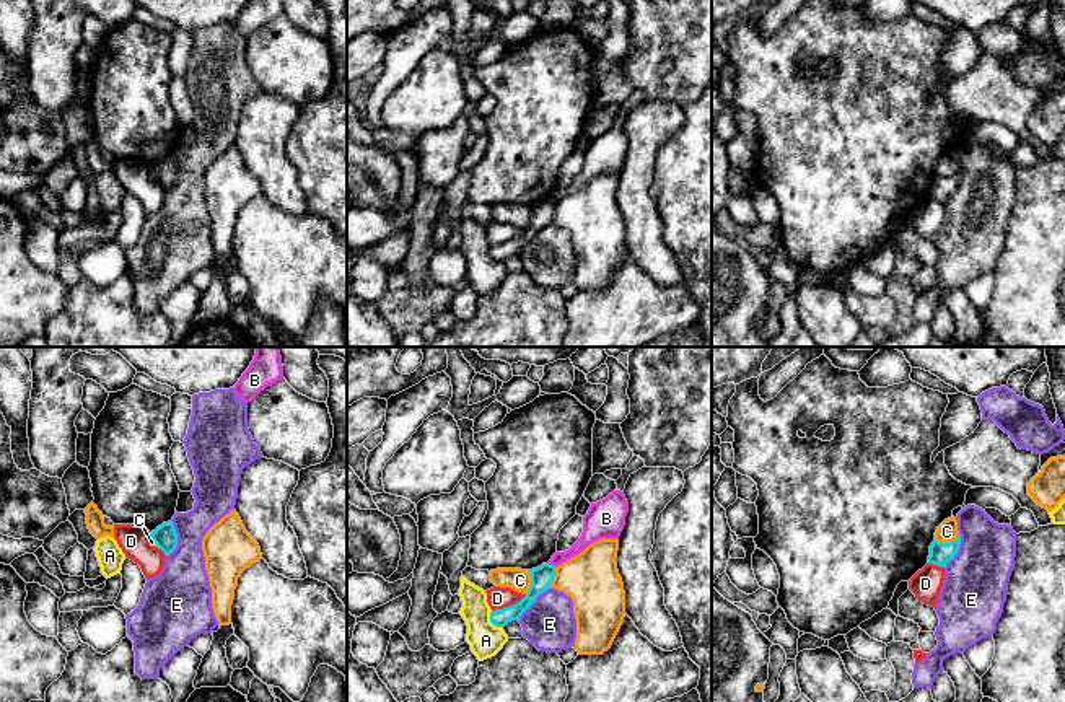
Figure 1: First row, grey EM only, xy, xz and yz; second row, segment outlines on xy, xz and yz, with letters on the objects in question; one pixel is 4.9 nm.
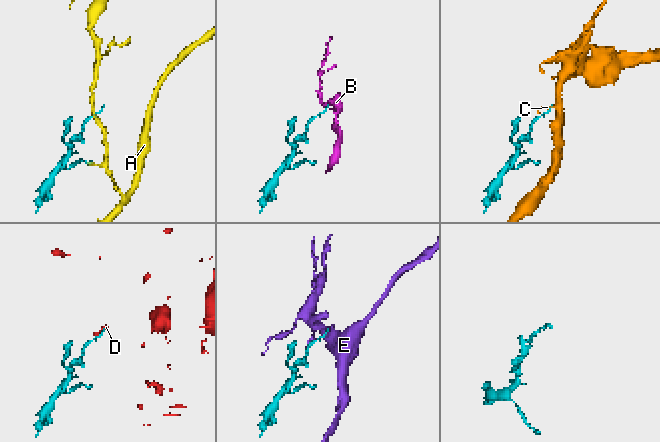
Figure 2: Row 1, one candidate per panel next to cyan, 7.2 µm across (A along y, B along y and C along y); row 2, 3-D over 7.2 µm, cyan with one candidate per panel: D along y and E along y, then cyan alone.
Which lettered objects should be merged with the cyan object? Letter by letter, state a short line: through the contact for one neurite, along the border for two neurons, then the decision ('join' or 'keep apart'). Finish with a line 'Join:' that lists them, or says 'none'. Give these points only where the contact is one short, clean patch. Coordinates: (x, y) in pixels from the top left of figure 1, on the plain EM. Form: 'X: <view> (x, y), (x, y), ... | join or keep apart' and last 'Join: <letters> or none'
A: xz (490, 246), (490, 256), (502, 263) | keep apart
B: xz (547, 197), (556, 202) | keep apart
C: yz (958, 166), (953, 175), (945, 178), (935, 176) | keep apart
D: xz (526, 230), (512, 240), (492, 246) | keep apart
E: xz (551, 222), (536, 233), (518, 256) | keep apart
Join: none

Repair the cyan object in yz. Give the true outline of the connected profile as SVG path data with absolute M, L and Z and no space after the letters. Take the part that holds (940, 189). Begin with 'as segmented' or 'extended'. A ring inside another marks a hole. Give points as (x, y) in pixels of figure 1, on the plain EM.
as segmented; M958 168L958 173L954 176L949 176L946 179L933 176L930 181L930 191L928 199L946 202L946 199L954 194L961 181L961 169Z

